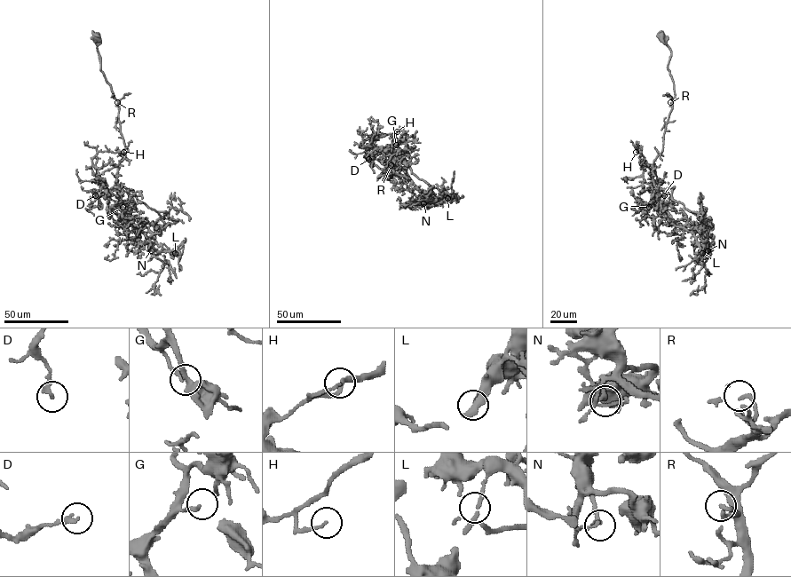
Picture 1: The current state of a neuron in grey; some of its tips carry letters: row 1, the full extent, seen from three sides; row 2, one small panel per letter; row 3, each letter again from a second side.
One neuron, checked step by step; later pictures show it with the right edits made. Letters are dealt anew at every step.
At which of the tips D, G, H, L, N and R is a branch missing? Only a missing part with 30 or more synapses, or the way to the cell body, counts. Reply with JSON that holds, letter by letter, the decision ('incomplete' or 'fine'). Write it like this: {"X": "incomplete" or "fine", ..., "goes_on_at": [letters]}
{"D": "fine", "G": "fine", "H": "fine", "L": "fine", "N": "fine", "R": "fine", "goes_on_at": []}

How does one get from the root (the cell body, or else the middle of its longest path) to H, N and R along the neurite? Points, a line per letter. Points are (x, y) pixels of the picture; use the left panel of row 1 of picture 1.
H: (96, 36), (128, 150), (113, 194), (91, 159), (123, 152)
N: (96, 36), (100, 70), (118, 102), (128, 150), (118, 166), (119, 197), (151, 250)
R: (96, 36), (100, 70), (117, 102)

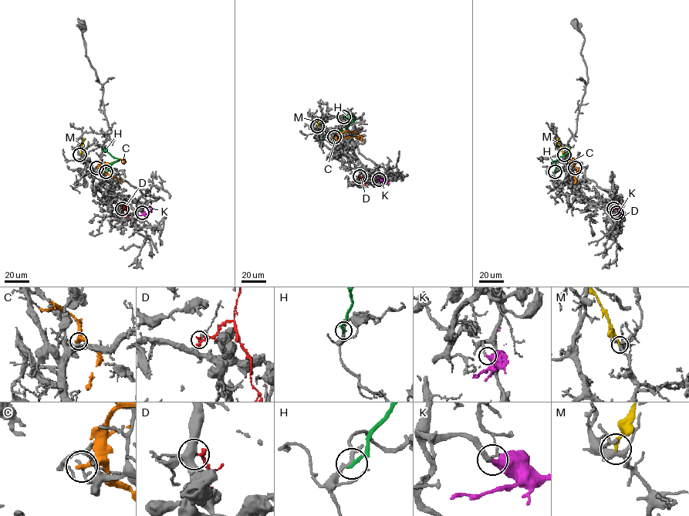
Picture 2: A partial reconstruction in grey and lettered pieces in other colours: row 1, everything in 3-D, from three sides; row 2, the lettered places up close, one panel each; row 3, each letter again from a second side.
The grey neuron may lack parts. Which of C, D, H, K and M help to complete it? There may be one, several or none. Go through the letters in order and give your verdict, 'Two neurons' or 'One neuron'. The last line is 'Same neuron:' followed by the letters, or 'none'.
C: Two neurons
D: Two neurons
H: Two neurons
K: One neuron
M: Two neurons
Same neuron: K

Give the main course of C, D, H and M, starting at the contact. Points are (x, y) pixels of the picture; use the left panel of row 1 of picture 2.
C: (96, 168), (100, 162), (110, 163), (121, 159), (124, 161), (123, 163)
D: (122, 208), (124, 205), (128, 217)
H: (106, 171), (118, 160), (105, 147)
M: (79, 154), (84, 138)

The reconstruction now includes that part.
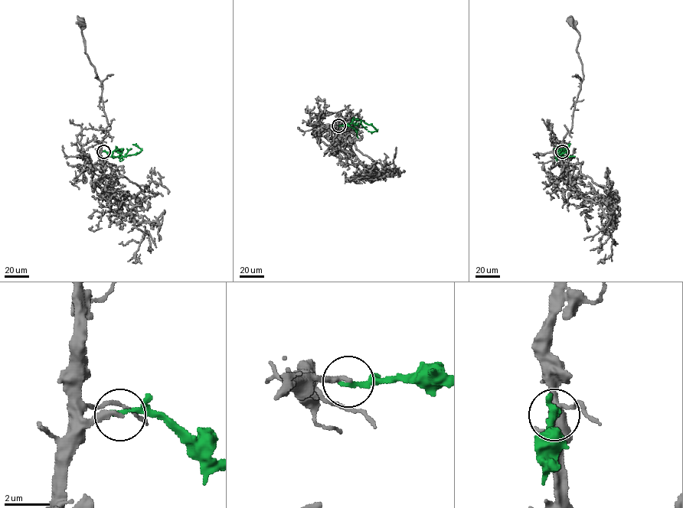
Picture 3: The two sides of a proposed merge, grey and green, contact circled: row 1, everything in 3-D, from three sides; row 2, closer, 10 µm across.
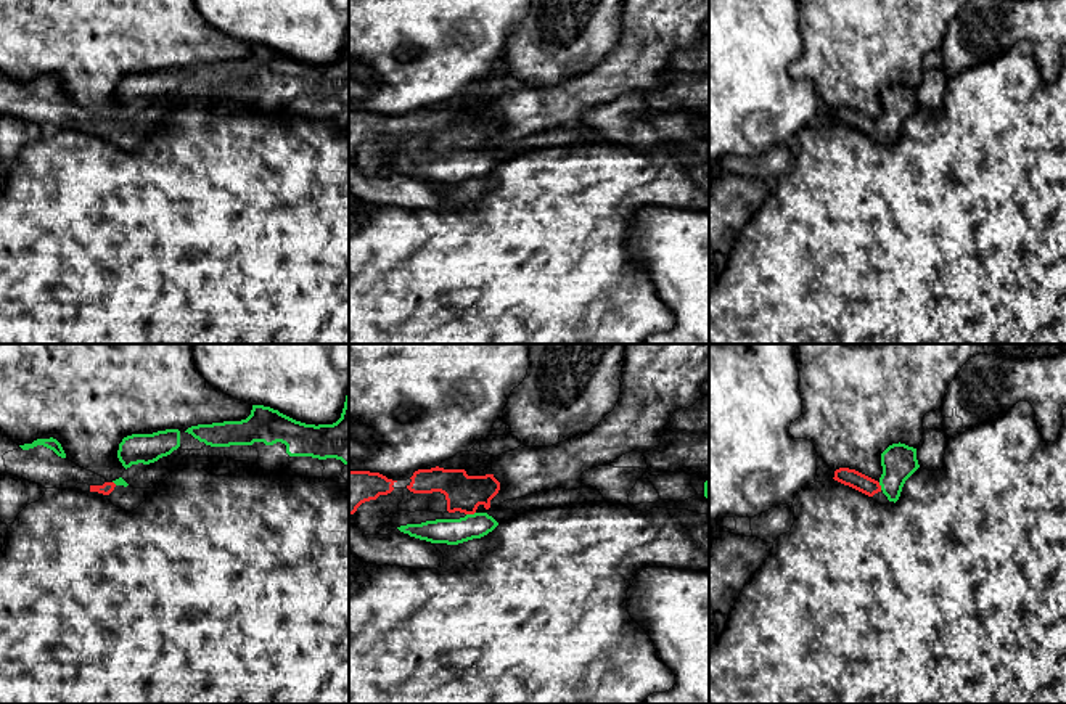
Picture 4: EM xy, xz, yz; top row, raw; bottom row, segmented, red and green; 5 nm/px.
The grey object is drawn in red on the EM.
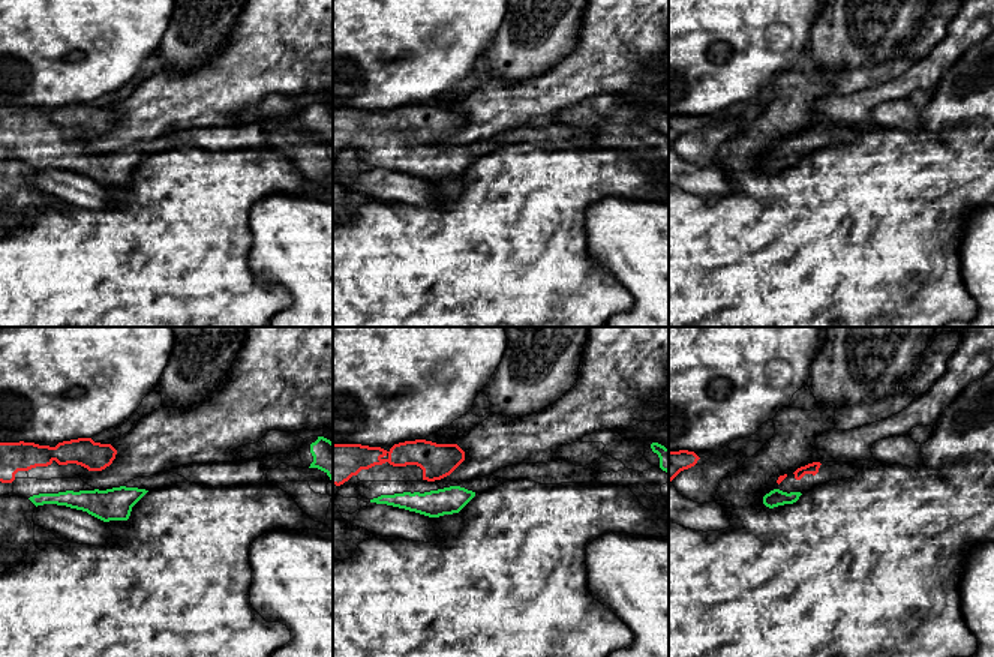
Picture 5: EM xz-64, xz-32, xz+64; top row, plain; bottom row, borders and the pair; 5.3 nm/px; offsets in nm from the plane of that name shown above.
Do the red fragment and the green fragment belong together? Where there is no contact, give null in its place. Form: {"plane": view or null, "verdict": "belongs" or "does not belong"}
{"plane": "xz", "verdict": "belongs"}

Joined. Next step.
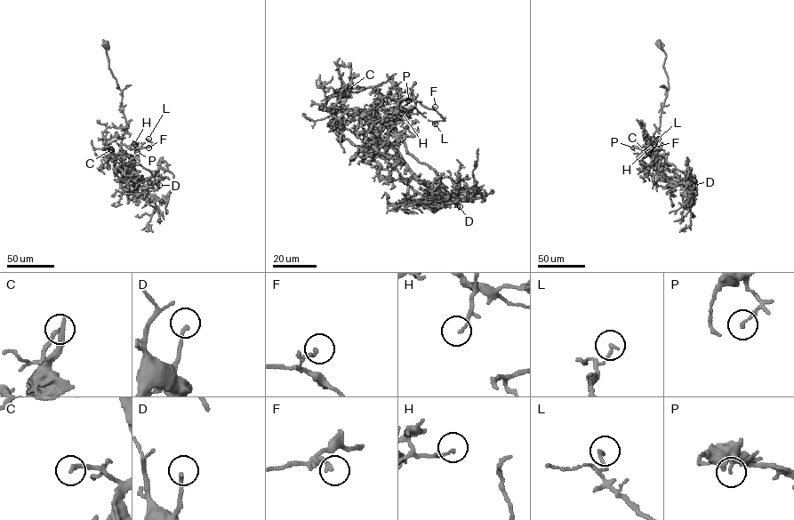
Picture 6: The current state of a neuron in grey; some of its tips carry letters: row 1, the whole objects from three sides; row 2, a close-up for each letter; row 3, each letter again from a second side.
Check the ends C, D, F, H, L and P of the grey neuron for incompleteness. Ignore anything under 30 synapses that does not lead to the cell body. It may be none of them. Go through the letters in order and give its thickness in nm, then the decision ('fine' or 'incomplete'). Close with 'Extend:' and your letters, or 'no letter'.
C: calibre 190 nm; incomplete
D: calibre 150 nm; fine
F: calibre 130 nm; fine
H: calibre 130 nm; fine
L: calibre 130 nm; fine
P: calibre 130 nm; fine
Extend: C

